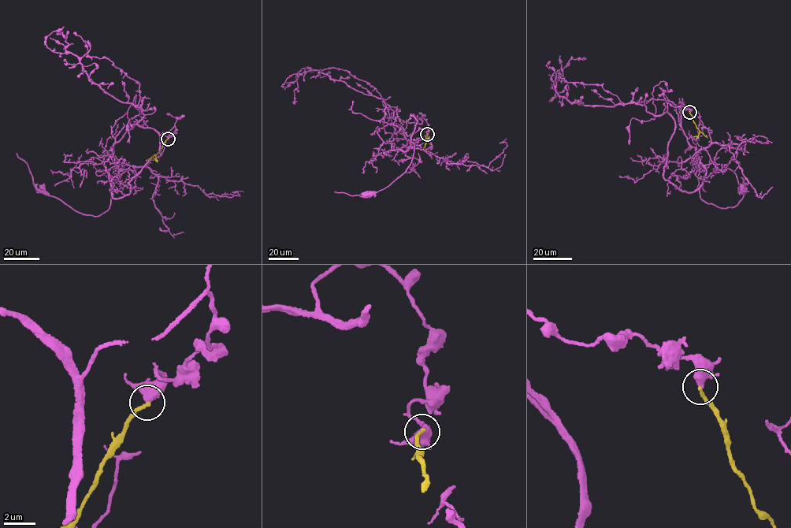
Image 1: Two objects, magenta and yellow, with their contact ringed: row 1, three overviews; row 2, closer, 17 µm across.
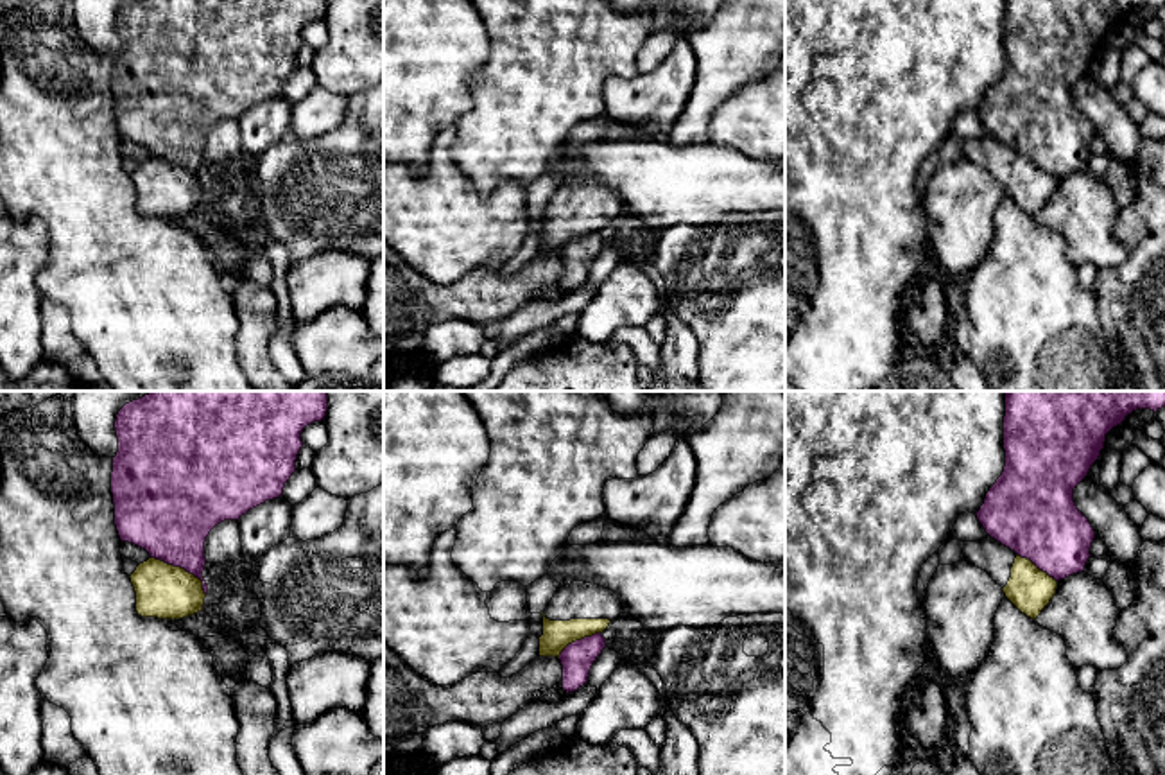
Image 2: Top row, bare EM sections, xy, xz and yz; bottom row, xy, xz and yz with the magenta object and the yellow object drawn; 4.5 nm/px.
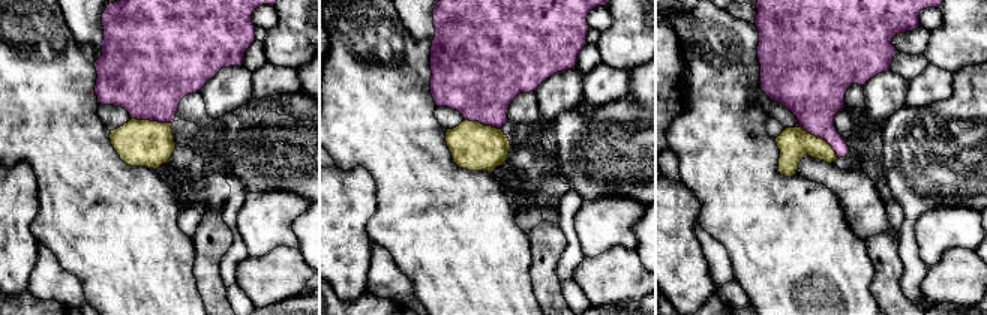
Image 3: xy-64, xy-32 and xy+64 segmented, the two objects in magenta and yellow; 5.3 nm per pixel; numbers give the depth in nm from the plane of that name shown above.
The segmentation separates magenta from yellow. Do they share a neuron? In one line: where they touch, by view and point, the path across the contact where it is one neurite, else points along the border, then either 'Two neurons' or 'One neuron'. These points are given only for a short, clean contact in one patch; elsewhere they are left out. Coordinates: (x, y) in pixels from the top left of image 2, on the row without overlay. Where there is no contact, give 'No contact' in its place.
Touches magenta at xy (183, 165). Boundary: xy (151, 155), (192, 171), (201, 180), (205, 192). Two neurons

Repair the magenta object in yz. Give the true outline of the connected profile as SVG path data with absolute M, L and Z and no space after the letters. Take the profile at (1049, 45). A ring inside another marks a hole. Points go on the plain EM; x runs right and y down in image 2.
M1005 0L1005 65L975 111L986 131L1056 179L1083 170L1095 129L1077 108L1074 86L1099 57L1113 25L1136 7L1161 5L1165 0Z

